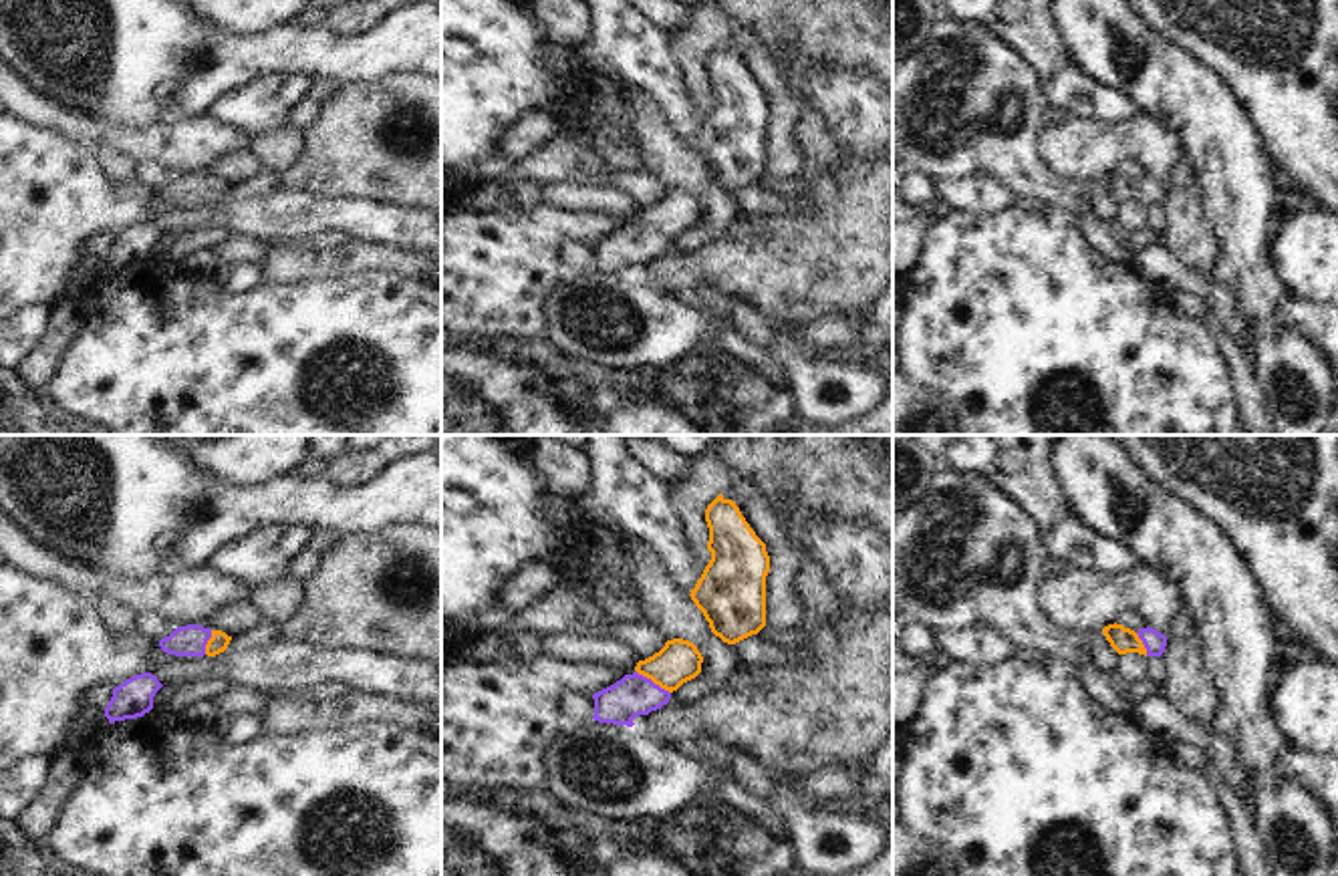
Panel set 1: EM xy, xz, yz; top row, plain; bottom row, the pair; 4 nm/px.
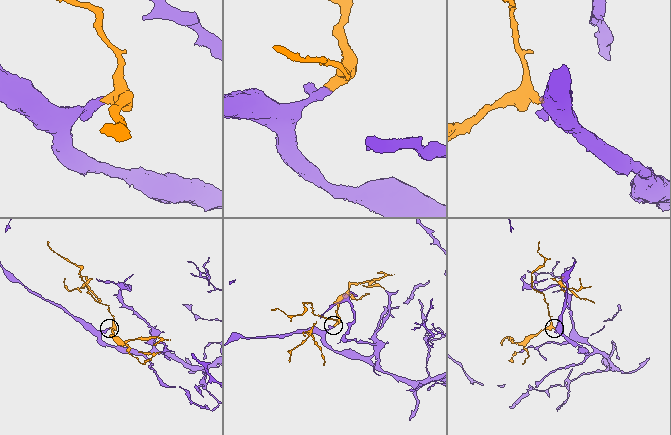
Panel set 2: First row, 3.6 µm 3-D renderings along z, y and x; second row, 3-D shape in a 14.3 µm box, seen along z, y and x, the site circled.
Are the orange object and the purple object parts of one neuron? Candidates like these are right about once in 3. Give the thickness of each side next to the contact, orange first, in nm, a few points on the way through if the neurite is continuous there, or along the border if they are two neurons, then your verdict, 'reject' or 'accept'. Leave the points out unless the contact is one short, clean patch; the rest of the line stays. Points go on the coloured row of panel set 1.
170 nm thick on the orange side, 170 nm on the other; runs through xz (680, 661), (653, 681), (633, 695); accept

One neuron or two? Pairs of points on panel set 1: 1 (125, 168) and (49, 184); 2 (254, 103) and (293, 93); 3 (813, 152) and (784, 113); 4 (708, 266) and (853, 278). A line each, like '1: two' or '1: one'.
1: two
2: one
3: two
4: one

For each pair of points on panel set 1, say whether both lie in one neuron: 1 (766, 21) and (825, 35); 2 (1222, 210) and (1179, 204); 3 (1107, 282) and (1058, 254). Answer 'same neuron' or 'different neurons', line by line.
1: same neuron
2: different neurons
3: same neuron

